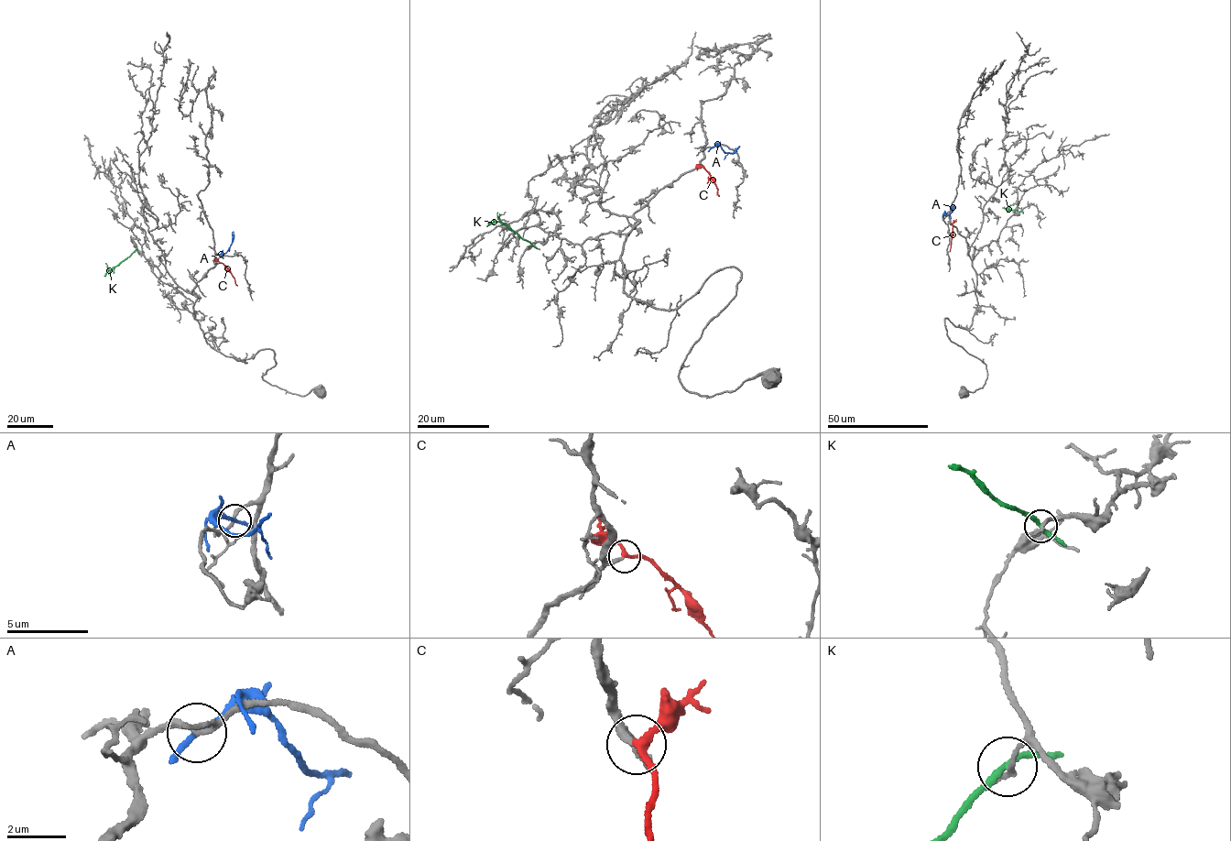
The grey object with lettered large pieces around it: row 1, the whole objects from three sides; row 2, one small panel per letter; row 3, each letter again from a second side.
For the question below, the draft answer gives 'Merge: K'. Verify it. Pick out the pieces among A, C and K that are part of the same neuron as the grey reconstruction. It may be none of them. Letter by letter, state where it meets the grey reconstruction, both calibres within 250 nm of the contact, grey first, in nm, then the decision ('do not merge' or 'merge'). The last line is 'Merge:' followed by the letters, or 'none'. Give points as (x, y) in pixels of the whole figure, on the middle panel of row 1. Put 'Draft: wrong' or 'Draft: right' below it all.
A: contact (711, 147); calibres 190 and 180 nm; do not merge
C: contact (703, 166); calibres 180 and 200 nm; merge
K: contact (531, 244); calibres 190 and 200 nm; do not merge
Merge: C
Draft: wrong

